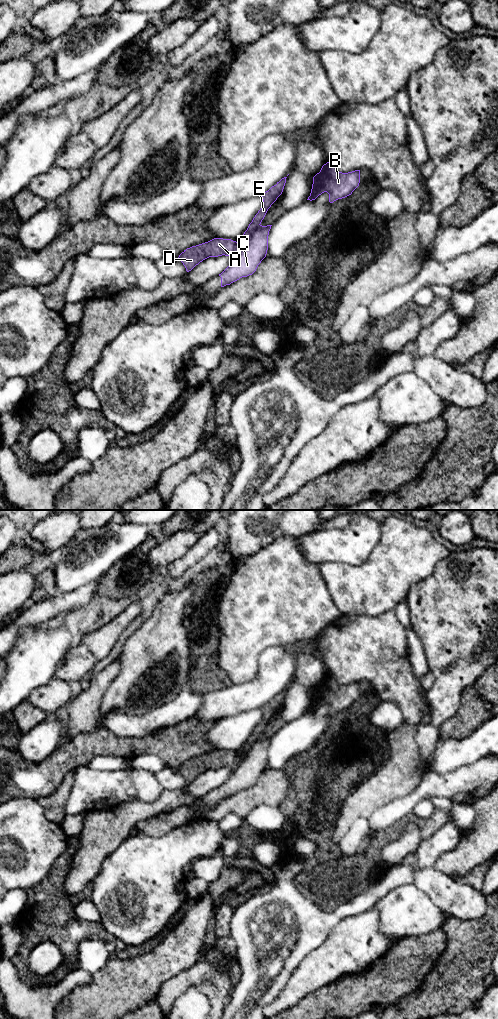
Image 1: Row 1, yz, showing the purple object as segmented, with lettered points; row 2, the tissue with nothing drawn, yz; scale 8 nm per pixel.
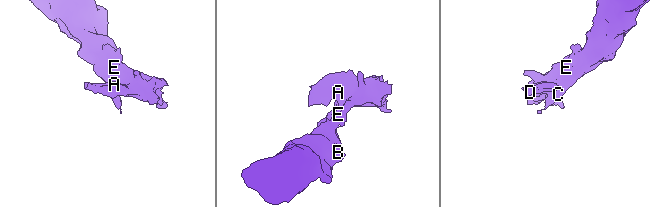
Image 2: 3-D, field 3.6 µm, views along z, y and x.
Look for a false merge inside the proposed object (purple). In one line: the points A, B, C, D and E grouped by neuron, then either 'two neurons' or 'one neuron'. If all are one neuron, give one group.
A D E / B C; two neurons

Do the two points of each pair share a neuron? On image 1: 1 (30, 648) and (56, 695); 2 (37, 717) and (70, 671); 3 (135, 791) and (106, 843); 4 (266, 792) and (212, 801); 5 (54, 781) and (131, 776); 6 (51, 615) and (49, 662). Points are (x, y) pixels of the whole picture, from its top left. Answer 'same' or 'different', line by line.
1: different
2: different
3: different
4: different
5: different
6: different

